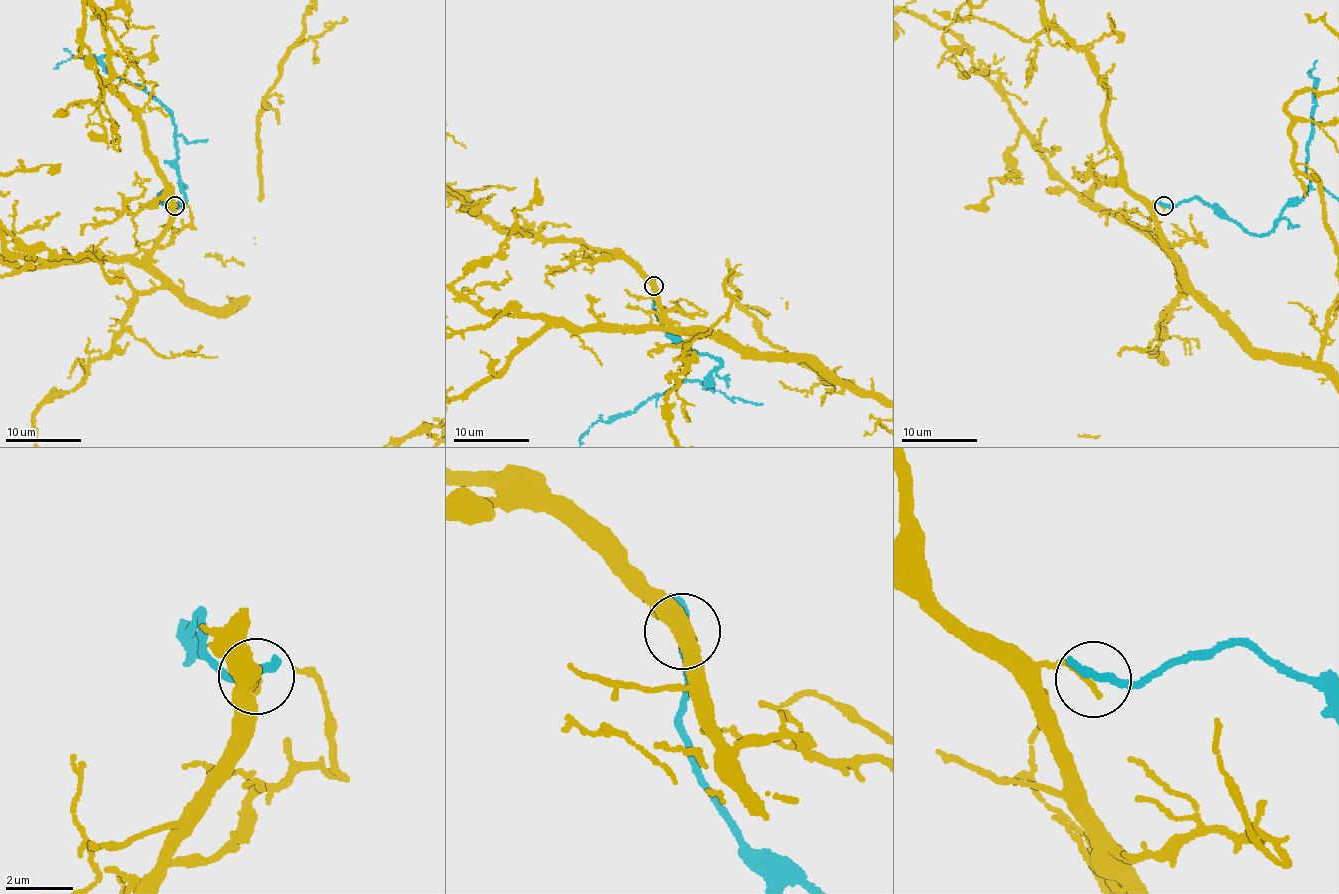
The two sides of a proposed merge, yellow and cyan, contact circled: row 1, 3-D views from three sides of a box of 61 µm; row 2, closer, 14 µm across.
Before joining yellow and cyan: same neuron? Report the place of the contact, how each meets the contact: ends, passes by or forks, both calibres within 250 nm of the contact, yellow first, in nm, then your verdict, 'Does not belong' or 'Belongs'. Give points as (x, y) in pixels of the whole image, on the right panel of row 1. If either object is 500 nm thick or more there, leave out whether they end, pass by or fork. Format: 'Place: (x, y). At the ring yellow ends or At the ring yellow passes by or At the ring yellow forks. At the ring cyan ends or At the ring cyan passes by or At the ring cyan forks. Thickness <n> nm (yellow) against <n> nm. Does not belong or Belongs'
Place: (1163, 205). At the ring yellow ends. At the ring cyan ends. Thickness 160 nm (yellow) against 320 nm. Does not belong

